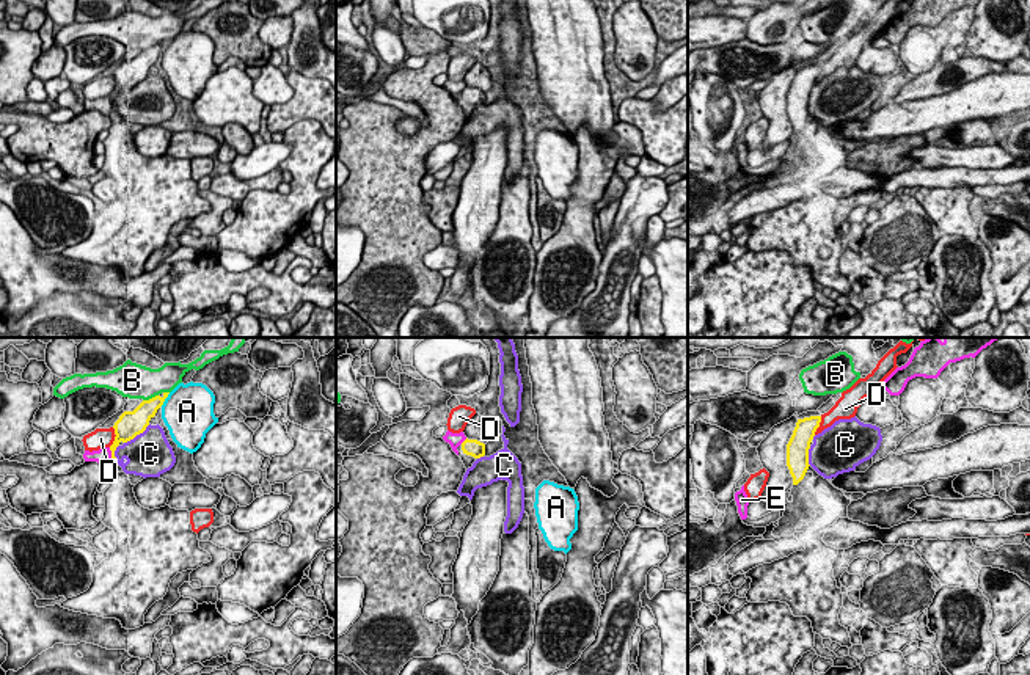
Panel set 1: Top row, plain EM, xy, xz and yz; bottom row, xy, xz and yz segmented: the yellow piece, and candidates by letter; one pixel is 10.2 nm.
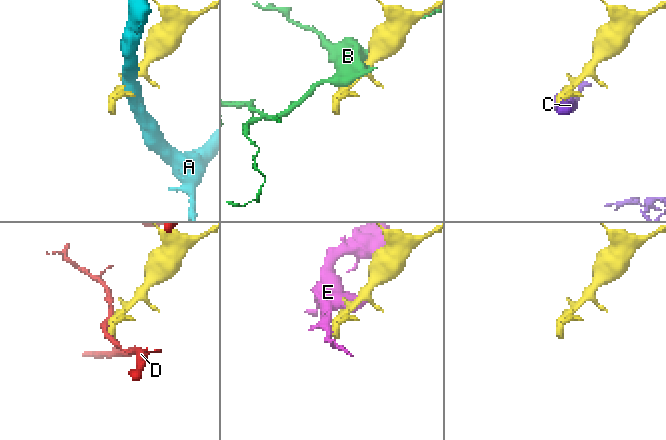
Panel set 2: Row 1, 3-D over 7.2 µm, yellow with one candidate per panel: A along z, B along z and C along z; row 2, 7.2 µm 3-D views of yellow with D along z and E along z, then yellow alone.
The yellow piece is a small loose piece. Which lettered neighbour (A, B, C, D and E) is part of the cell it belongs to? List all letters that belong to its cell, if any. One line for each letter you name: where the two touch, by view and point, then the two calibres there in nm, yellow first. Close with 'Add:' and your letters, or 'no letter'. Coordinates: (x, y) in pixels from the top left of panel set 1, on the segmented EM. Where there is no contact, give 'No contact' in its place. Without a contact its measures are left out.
Add: no letter

